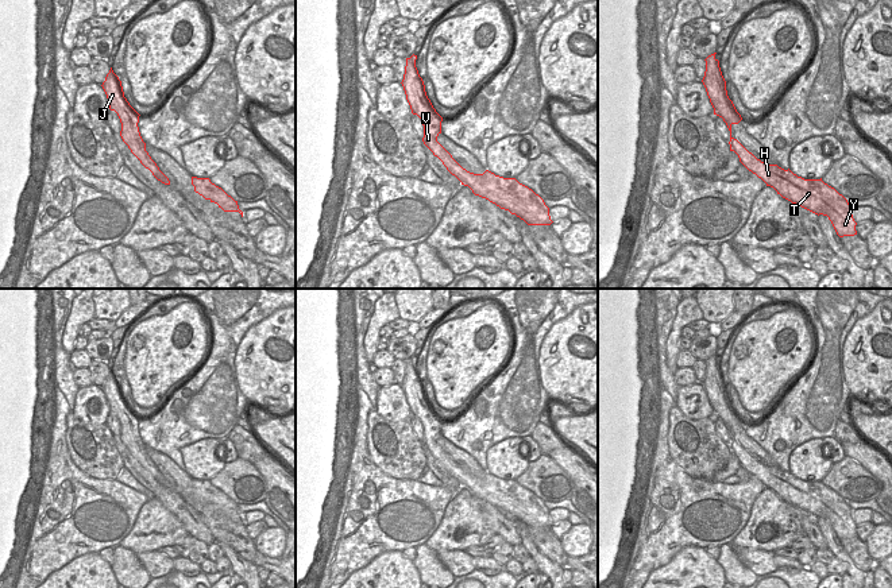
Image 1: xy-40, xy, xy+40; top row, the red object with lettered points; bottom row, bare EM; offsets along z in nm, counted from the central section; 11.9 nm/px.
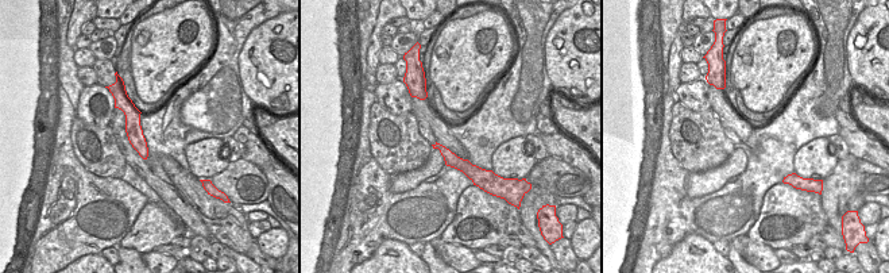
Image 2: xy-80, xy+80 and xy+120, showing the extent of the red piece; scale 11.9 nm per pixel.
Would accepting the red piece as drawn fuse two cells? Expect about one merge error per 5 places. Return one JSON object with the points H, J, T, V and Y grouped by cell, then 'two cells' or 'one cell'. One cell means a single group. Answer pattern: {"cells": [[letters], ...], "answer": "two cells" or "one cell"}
{"cells": [["H", "J", "T", "V", "Y"]], "answer": "one cell"}

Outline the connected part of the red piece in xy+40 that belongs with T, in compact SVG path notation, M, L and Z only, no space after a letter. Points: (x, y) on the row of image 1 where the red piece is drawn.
M715 54L704 59L706 71L702 82L714 108L714 115L722 117L730 131L730 151L734 151L749 171L761 178L766 186L773 187L783 198L818 216L827 216L839 237L857 235L853 208L834 187L825 183L822 178L804 179L789 169L784 170L777 165L764 163L731 136L731 125L738 124L742 117L727 96L726 81Z

